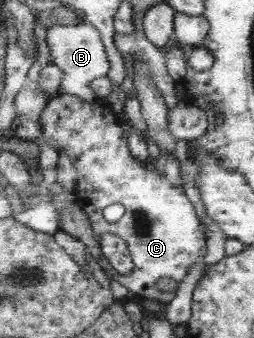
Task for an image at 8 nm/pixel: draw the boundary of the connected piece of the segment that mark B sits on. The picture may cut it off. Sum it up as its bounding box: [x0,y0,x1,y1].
[46,22,111,101]

